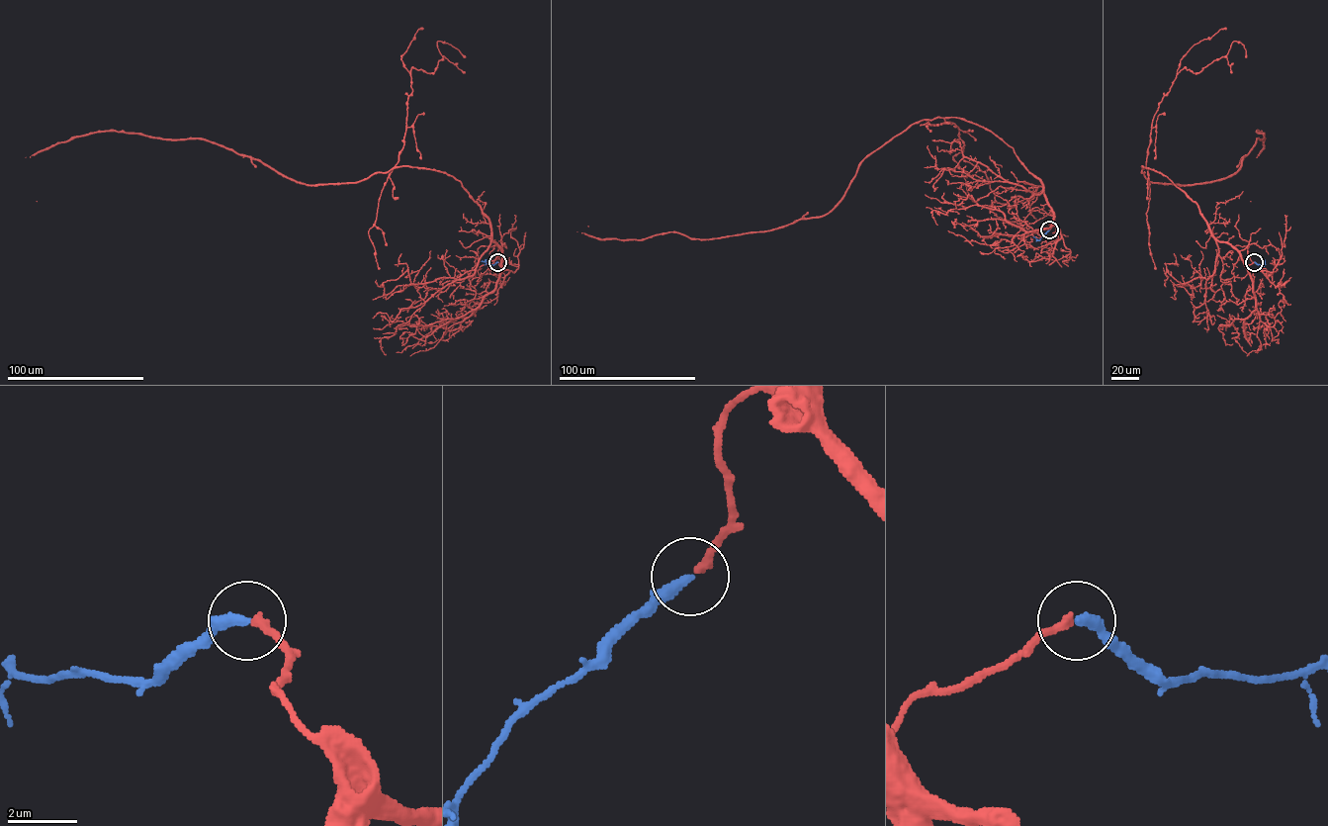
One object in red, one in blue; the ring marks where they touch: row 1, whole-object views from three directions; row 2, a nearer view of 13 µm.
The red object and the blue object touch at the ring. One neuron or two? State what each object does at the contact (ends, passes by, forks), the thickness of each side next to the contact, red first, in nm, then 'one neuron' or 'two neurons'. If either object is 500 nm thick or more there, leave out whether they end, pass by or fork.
red ends there; blue ends there; 240 nm thick on the red side, 300 nm on the other; one neuron

